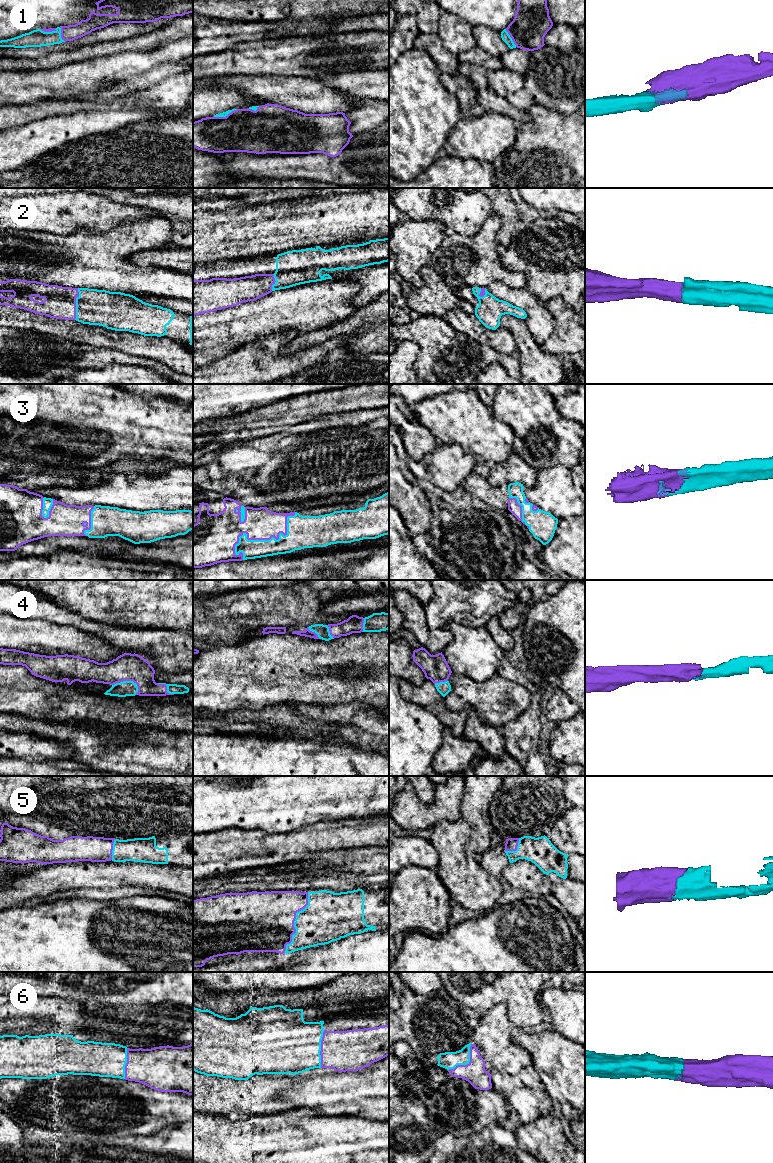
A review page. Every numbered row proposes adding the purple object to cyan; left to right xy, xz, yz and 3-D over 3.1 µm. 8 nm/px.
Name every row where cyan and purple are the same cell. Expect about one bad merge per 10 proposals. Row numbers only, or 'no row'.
1, 2, 3, 4, 5, 6

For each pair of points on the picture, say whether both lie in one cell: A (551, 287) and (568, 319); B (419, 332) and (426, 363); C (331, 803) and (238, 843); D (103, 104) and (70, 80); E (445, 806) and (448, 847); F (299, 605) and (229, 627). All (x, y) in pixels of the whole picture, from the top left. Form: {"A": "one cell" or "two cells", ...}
{"A": "two cells", "B": "one cell", "C": "two cells", "D": "two cells", "E": "two cells", "F": "one cell"}

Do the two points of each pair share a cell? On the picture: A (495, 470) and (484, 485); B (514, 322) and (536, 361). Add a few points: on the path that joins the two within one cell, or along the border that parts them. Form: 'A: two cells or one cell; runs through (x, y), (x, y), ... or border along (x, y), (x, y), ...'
A: two cells; border along (486, 479), (492, 485), (498, 487)
B: one cell; runs through (520, 332), (529, 351)

